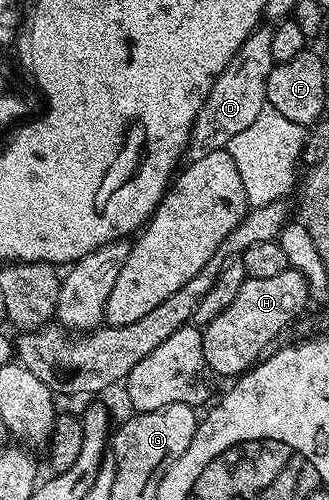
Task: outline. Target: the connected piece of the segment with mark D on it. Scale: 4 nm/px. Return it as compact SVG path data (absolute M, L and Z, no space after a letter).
M266 25L259 26L258 30L248 37L248 41L240 45L240 49L234 54L224 73L220 73L220 77L212 85L190 133L188 155L191 160L225 149L228 141L236 137L236 133L248 129L248 125L256 121L260 109L267 106L266 86L274 64L272 30Z

